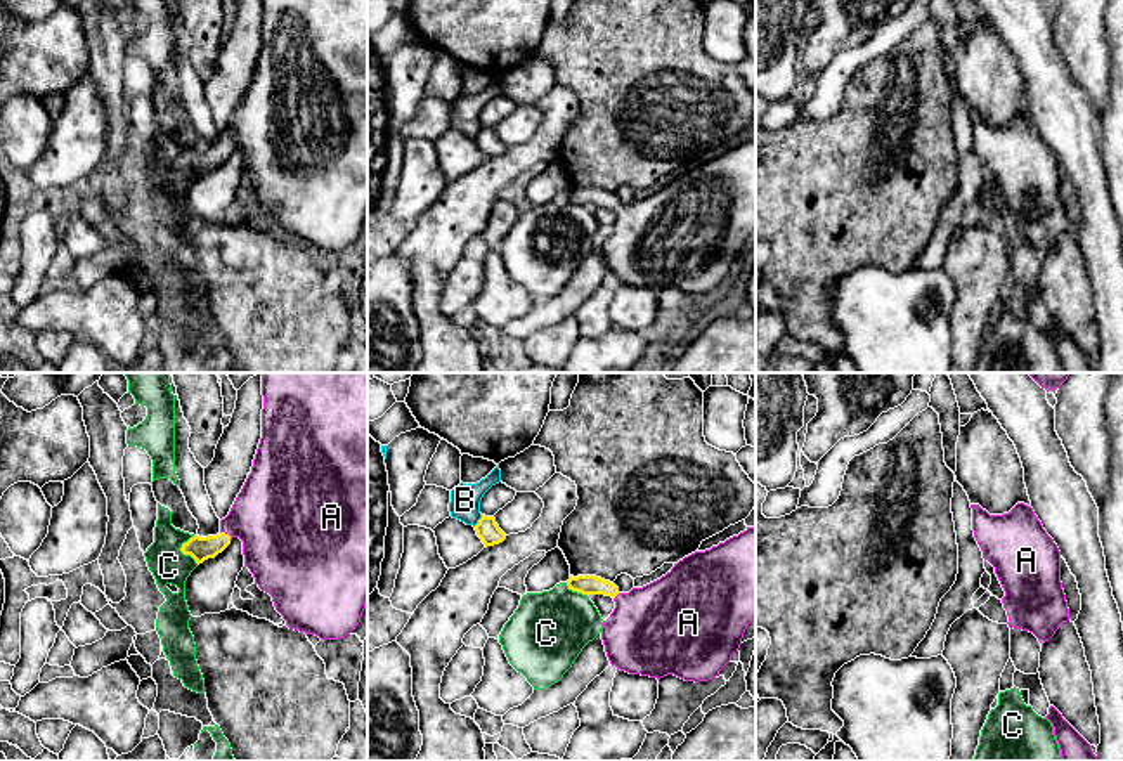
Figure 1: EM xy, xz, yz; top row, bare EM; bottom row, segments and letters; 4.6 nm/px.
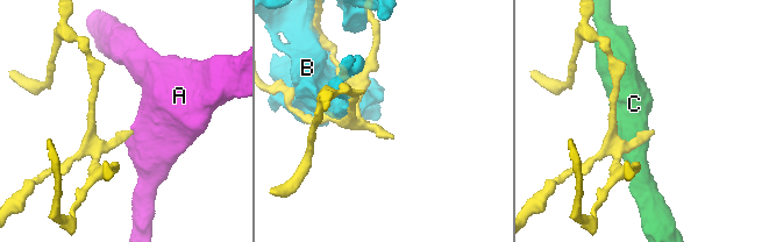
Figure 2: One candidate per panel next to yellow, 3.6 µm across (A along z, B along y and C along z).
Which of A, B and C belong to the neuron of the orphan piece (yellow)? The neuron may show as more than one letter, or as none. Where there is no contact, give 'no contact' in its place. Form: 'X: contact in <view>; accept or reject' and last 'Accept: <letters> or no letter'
A: contact in xy; accept
B: contact in xz; reject
C: contact in xy; reject
Accept: A

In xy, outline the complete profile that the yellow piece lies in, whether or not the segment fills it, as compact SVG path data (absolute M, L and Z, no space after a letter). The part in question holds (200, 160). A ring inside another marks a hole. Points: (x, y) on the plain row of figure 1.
M262 0L262 50L241 104L237 106L229 127L220 132L217 147L194 147L182 156L180 163L191 166L196 175L215 170L232 149L243 153L244 179L255 189L255 196L272 208L276 222L289 241L315 246L321 251L340 251L350 246L360 234L367 217L367 0Z

